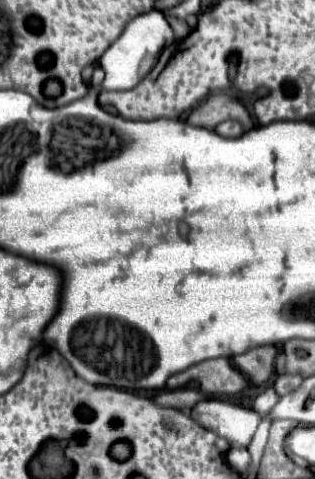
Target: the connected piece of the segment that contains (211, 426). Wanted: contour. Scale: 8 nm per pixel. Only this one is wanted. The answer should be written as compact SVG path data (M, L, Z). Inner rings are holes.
M216 398L196 402L190 416L196 420L196 424L220 438L226 438L232 448L246 448L254 438L258 424L264 420L264 416L254 408Z

